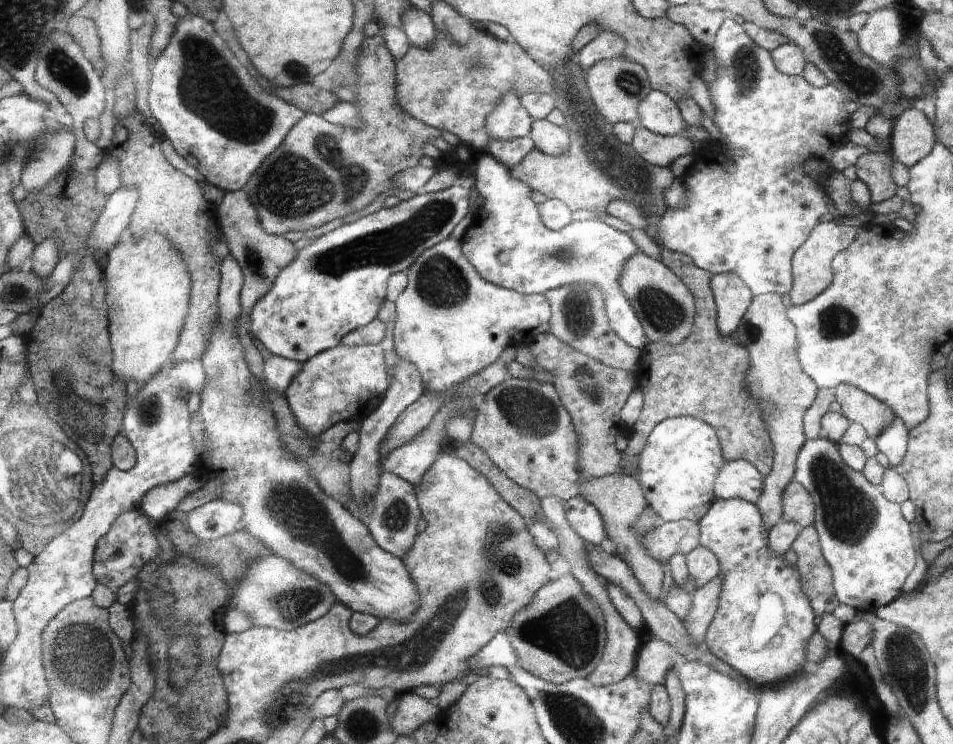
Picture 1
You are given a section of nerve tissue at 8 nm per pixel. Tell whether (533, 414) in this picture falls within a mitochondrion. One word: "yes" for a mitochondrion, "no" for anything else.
yes

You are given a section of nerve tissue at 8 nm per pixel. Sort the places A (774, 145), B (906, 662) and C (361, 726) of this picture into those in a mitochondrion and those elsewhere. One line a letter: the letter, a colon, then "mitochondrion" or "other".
A: other
B: mitochondrion
C: mitochondrion

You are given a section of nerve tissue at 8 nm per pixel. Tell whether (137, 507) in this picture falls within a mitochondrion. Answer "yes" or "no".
no

